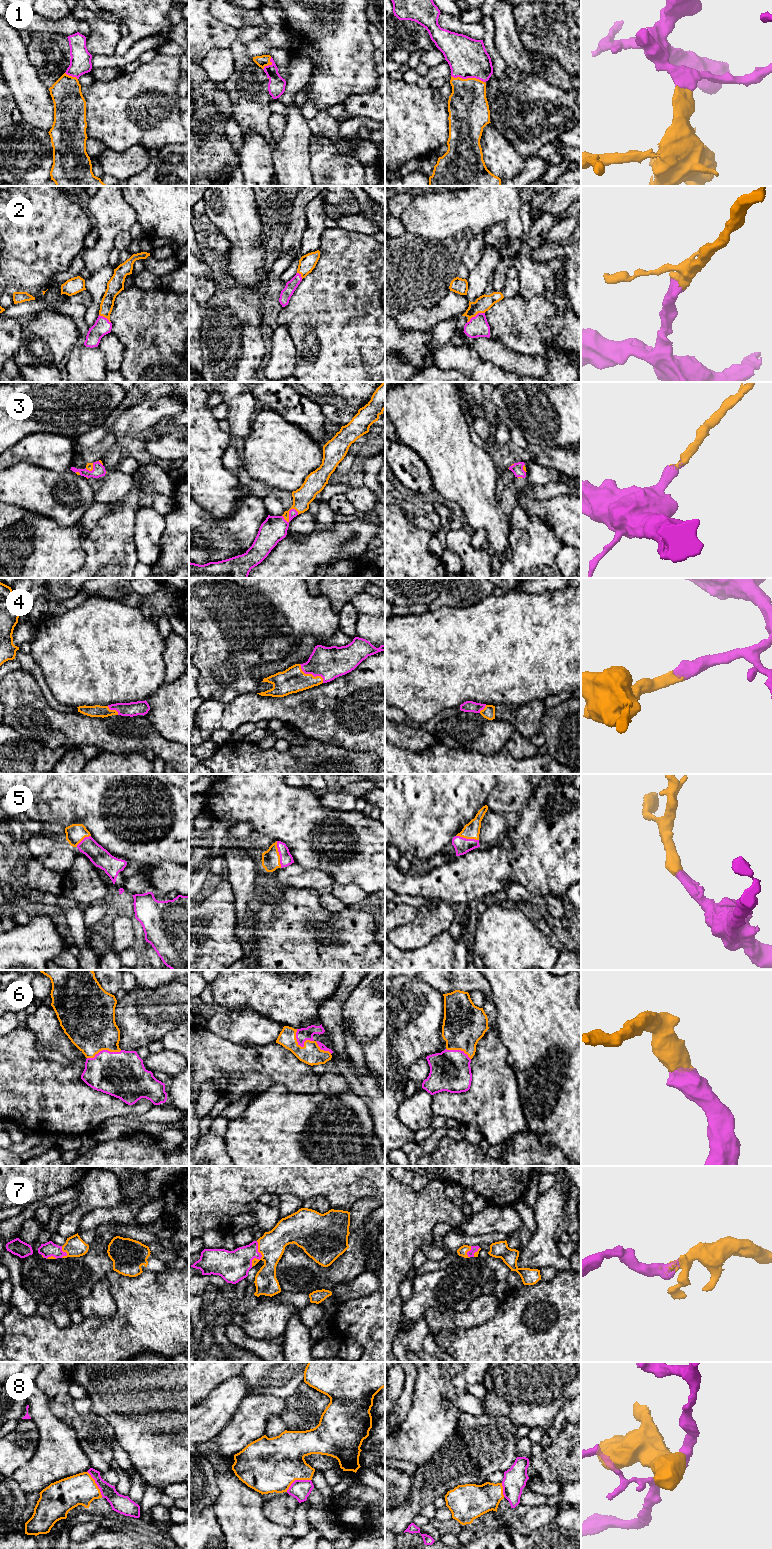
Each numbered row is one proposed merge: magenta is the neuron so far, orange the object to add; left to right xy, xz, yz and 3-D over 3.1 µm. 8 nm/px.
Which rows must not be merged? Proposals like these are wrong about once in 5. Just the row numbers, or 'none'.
8

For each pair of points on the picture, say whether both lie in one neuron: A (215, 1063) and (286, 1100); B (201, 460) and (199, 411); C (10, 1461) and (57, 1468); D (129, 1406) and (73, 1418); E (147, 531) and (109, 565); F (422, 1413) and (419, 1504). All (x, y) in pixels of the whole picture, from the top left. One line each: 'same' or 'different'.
A: different
B: same
C: different
D: different
E: different
F: different

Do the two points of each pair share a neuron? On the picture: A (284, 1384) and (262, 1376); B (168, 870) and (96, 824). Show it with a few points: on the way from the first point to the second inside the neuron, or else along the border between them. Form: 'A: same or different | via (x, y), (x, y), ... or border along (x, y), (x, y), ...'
A: same | via (279, 1379), (276, 1376), (267, 1376)
B: different | border along (178, 862), (160, 861), (153, 865)

